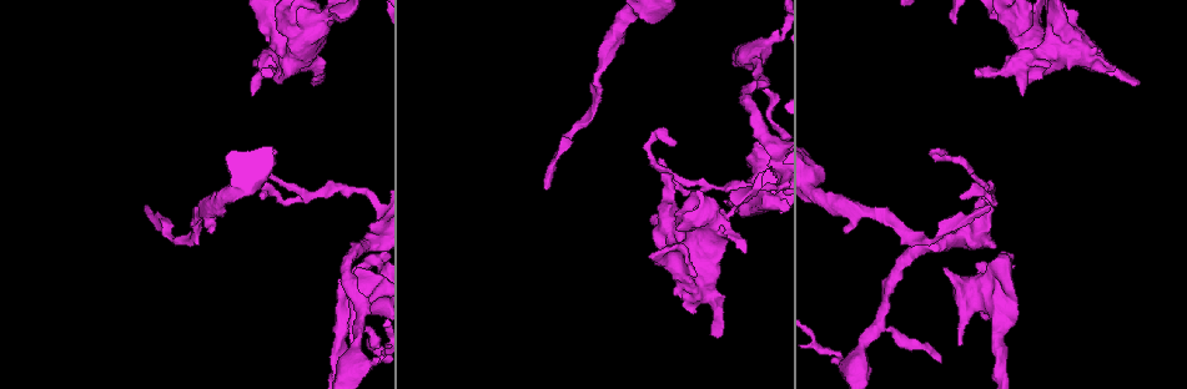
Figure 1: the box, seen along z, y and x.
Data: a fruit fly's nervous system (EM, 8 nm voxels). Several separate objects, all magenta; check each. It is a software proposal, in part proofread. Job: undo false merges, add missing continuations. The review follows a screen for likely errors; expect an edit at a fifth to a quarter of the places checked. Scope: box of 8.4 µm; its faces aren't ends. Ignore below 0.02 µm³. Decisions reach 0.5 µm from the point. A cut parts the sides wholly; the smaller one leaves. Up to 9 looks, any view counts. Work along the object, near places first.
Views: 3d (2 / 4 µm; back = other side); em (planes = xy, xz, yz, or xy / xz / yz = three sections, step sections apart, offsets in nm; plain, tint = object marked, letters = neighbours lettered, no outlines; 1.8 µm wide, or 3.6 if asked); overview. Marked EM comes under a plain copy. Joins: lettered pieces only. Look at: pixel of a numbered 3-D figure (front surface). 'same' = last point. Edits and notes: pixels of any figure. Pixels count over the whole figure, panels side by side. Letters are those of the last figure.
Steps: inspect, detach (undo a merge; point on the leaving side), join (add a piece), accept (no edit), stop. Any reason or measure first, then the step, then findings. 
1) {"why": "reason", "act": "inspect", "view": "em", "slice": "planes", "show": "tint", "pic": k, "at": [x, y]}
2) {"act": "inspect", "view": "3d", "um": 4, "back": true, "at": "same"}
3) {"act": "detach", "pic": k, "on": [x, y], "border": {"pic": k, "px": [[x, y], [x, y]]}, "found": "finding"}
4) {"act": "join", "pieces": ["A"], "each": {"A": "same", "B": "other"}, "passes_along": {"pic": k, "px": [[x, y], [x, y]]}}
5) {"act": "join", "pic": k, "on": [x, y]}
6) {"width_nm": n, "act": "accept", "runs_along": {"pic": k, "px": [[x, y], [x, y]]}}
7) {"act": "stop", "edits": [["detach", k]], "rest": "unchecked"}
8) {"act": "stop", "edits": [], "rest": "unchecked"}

{"why": "branch stops here", "act": "inspect", "view": "em", "slice": "planes", "show": "tint", "pic": 1, "at": [661, 175]}

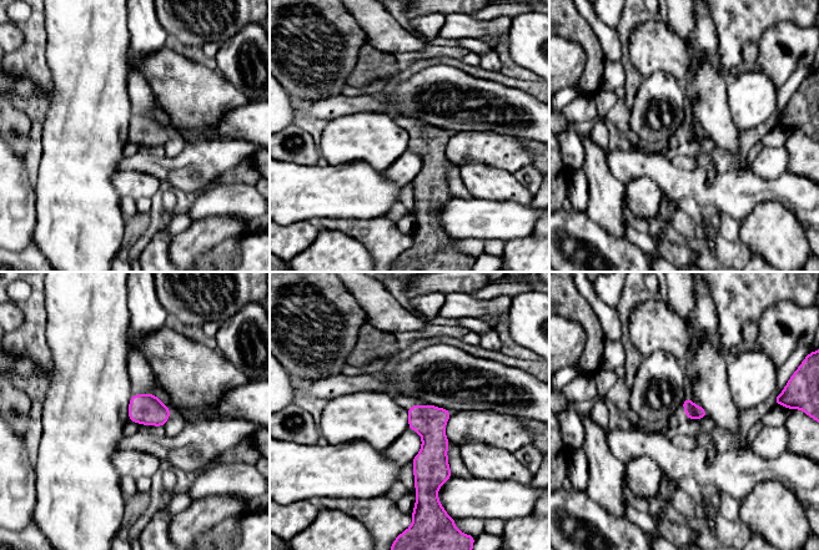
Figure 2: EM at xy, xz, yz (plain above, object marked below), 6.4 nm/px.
{"act": "inspect", "view": "em", "slice": "planes", "show": "letters", "at": "same"}

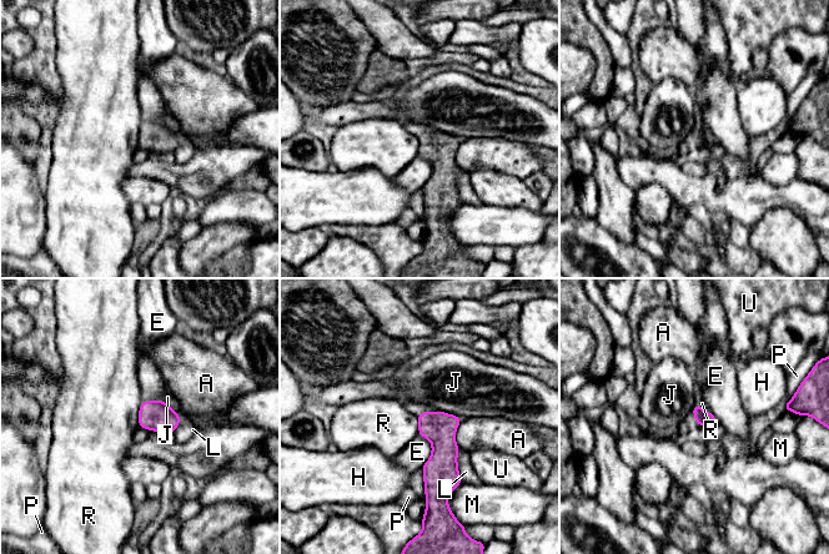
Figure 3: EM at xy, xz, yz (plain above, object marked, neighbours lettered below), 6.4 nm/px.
{"act": "accept", "each": {"A": "other", "E": "other", "H": "other", "J": "other", "L": "other", "M": "other", "P": "other", "R": "other", "U": "other"}, "border": {"pic": 3, "px": [[142, 401], [139, 408], [137, 424]]}, "found": "no lettered piece goes on from it"}

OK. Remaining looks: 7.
{"why": "branch stops here", "act": "inspect", "view": "em", "slice": "planes", "show": "letters", "pic": 1, "at": [274, 154]}

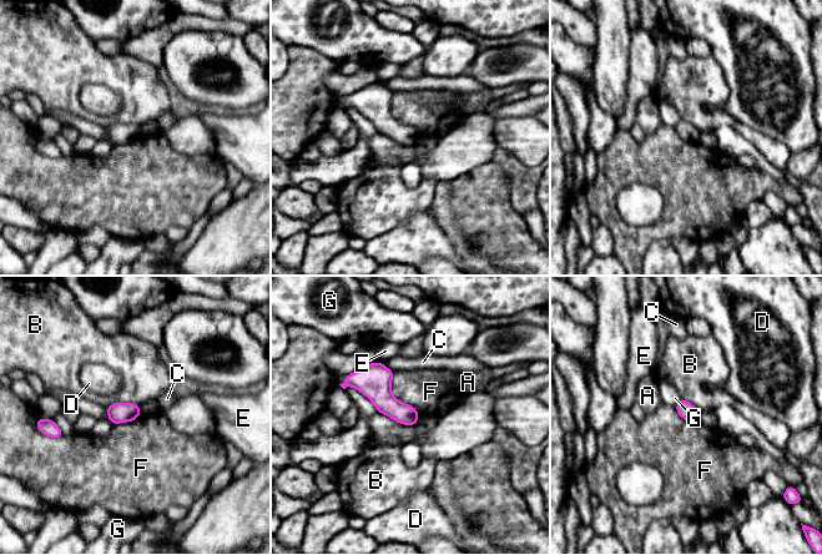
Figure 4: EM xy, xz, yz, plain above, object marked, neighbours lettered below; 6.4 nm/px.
{"longest_contact_nm": ["F", 340], "act": "accept", "each": {"A": "other", "B": "other", "C": "other", "D": "other", "E": "other", "F": "other", "G": "other"}, "border": {"pic": 4, "px": [[393, 372], [392, 393], [419, 415]]}, "found": "no lettered piece goes on from it"}

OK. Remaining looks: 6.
{"why": "an open end", "act": "inspect", "view": "3d", "um": 2, "pic": 1, "at": [718, 335]}

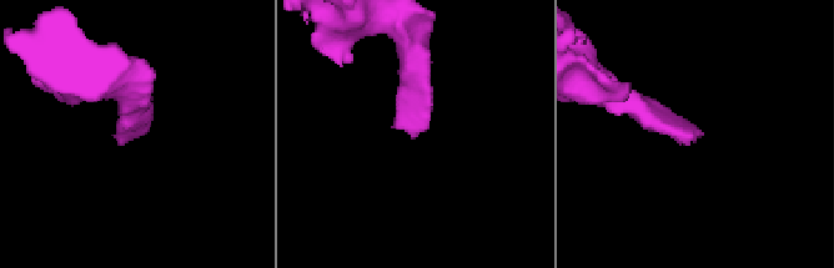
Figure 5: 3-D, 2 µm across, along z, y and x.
{"why": "now the EM", "act": "inspect", "view": "em", "um": 3.6, "slice": "xz", "step": 8, "show": "letters", "pic": 5, "at": [134, 131]}

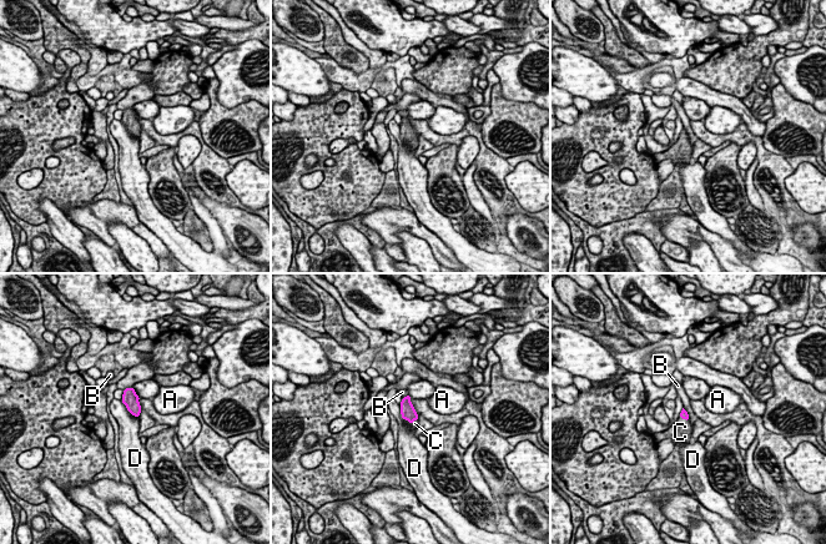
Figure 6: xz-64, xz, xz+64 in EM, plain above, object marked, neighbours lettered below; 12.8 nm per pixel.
{"why": "another direction", "act": "inspect", "view": "em", "um": 3.6, "slice": "yz", "step": 8, "show": "letters", "at": "same"}

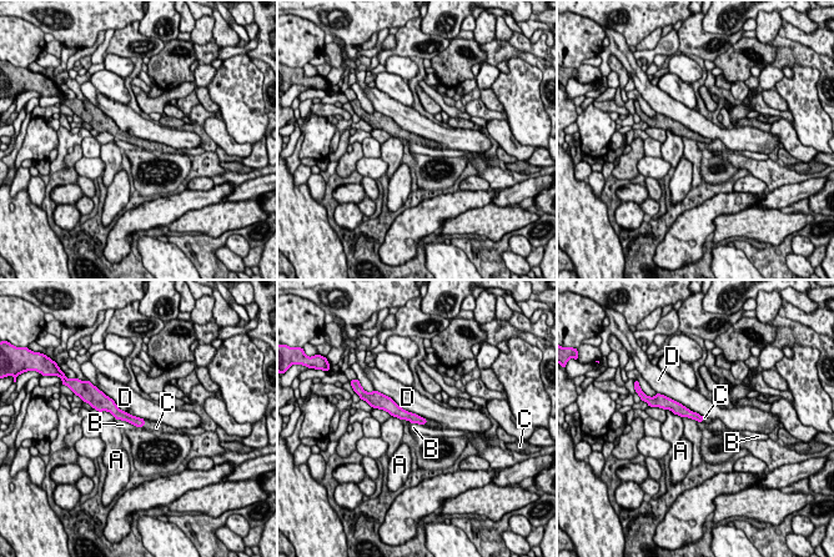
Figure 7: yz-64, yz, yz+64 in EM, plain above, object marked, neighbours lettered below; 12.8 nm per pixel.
{"longest_contact_nm": ["D", 650], "act": "join", "pic": 7, "on": [156, 427], "each": {"A": "other", "B": "other", "C": "same", "D": "other"}, "passes_along": {"pic": 7, "px": [[139, 422], [144, 423], [156, 427]]}, "found": "it goes on there"}

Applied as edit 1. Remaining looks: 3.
{"act": "inspect", "view": "overview"}

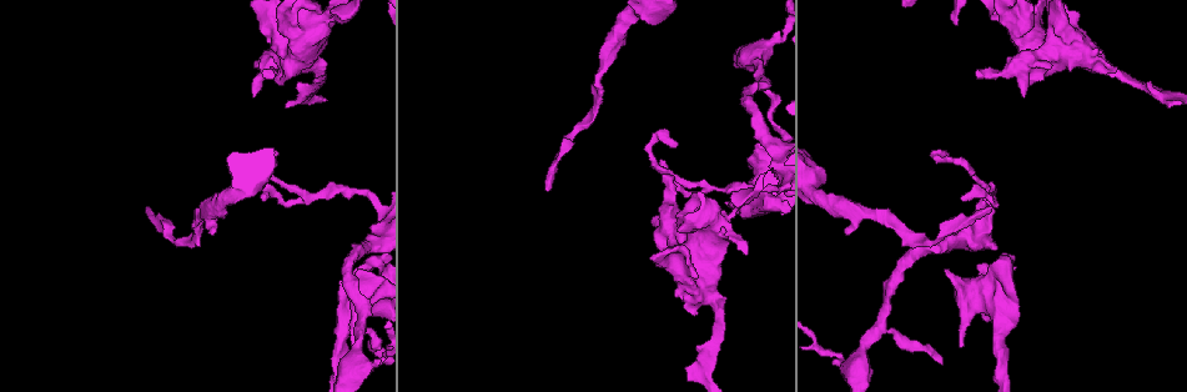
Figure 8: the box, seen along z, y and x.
{"why": "free end", "act": "inspect", "view": "3d", "um": 2, "pic": 8, "at": [210, 234]}

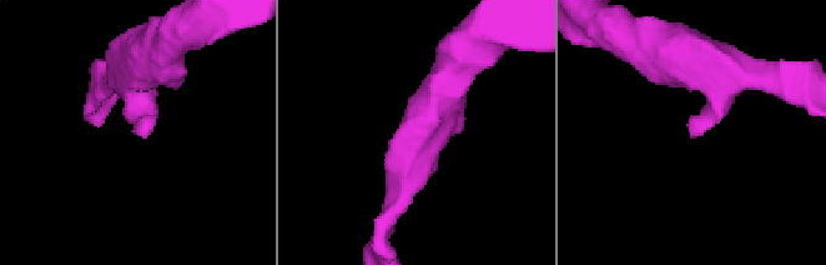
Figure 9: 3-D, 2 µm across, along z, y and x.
{"arm_widths_nm": [200, 320], "act": "inspect", "view": "em", "slice": "planes", "show": "letters", "pic": 9, "at": [690, 133]}

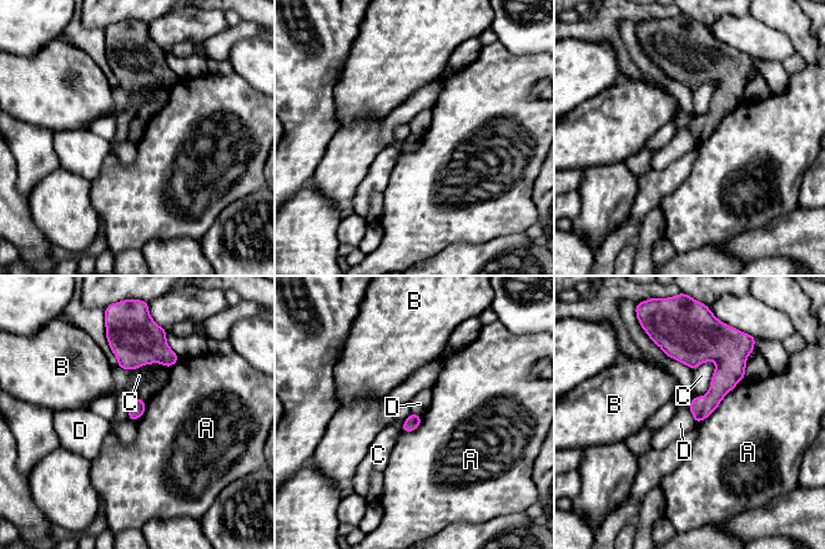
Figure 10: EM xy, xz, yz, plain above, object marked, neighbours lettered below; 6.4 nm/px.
{"longest_contact_nm": ["A", 440], "act": "accept", "each": {"A": "other", "B": "other", "C": "other", "D": "other"}, "border": {"pic": 10, "px": [[688, 407], [695, 422]]}, "found": "no lettered piece goes on from it"}

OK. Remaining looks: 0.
{"act": "stop", "edits": [["join", 7]], "rest": "unchecked"}

